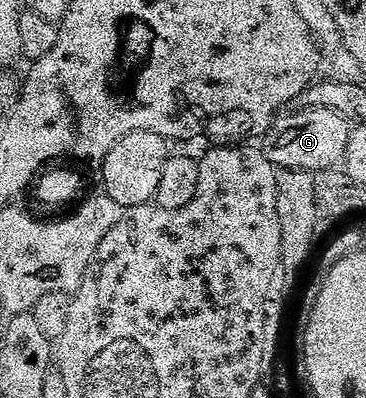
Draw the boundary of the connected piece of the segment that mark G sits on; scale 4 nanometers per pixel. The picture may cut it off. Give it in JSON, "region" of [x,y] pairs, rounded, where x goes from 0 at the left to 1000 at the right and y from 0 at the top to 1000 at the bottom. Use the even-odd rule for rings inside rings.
{"region":[[[803,274],[803,286],[781,284],[781,296],[760,294],[735,339],[724,347],[719,382],[749,420],[773,427],[907,427],[940,399],[954,359],[956,309],[934,291],[902,276]],[[768,296],[768,299],[765,299]]]}

